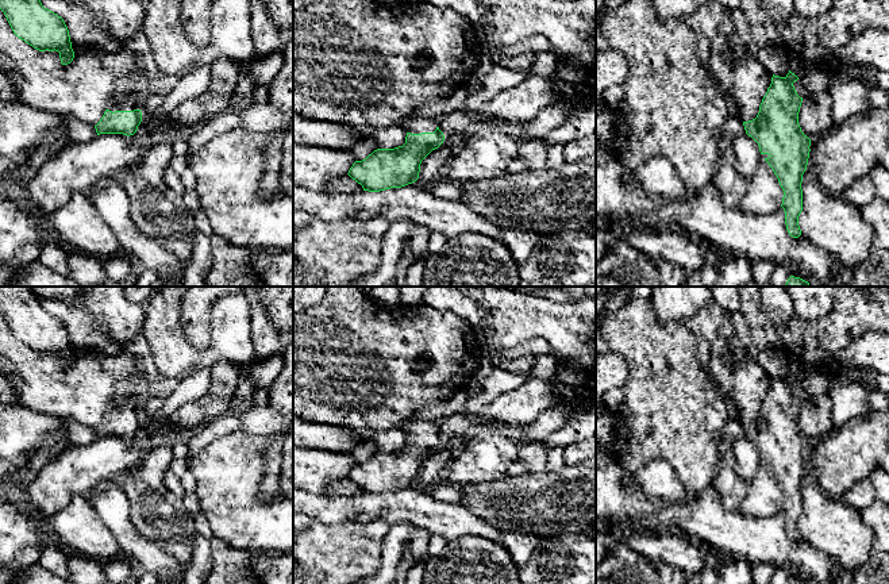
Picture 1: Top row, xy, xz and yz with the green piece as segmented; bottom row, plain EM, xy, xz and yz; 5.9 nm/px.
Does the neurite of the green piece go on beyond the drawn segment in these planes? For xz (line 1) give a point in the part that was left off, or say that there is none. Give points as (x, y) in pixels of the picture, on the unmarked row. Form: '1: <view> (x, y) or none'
1: xz (411, 427)

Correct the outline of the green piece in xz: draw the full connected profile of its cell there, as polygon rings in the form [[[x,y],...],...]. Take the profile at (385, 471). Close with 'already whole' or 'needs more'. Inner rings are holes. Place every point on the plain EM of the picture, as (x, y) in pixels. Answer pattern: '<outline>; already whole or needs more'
[[[407,419],[399,427],[407,435],[403,449],[377,452],[350,470],[347,477],[361,487],[363,493],[380,495],[415,485],[422,464],[444,443],[432,420]]]; needs more

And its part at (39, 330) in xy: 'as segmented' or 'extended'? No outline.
as segmented

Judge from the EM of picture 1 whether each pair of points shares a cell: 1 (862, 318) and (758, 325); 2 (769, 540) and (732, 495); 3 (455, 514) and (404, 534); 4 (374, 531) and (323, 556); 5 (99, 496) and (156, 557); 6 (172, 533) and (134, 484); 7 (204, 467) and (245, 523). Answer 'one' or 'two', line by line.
1: one
2: two
3: two
4: one
5: one
6: one
7: one

